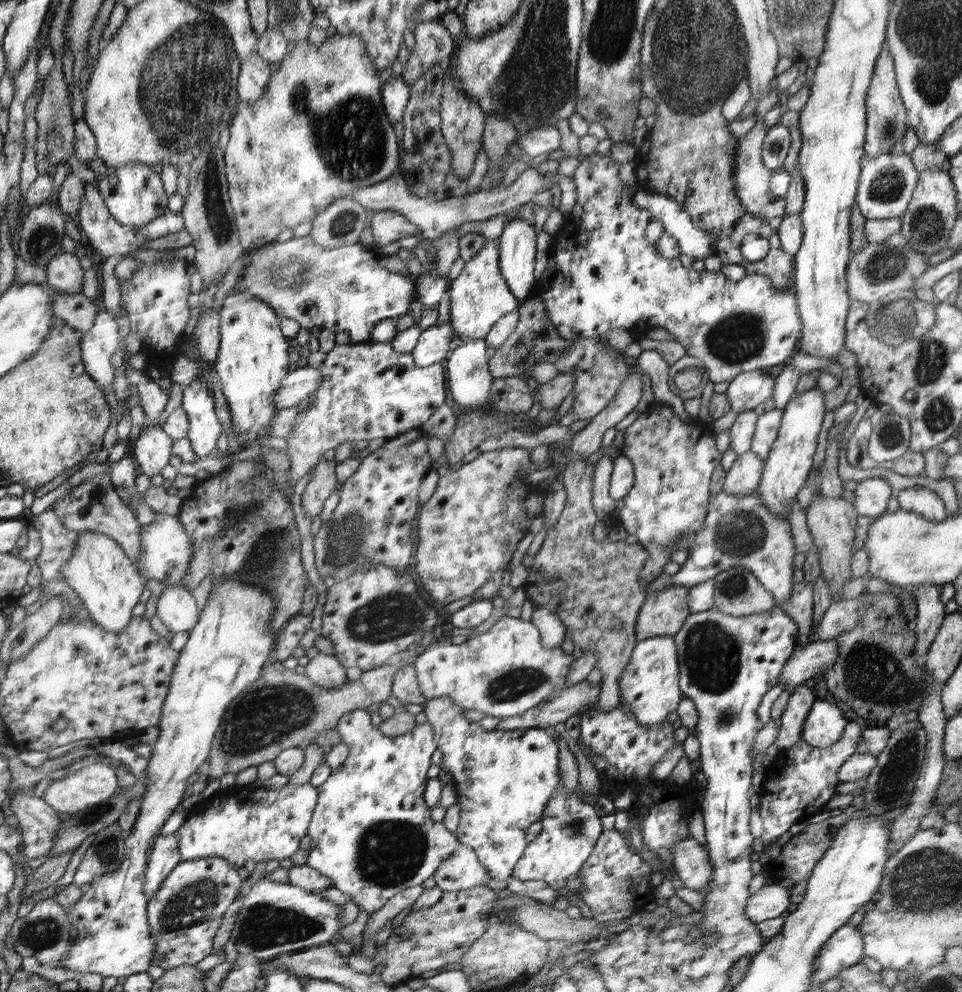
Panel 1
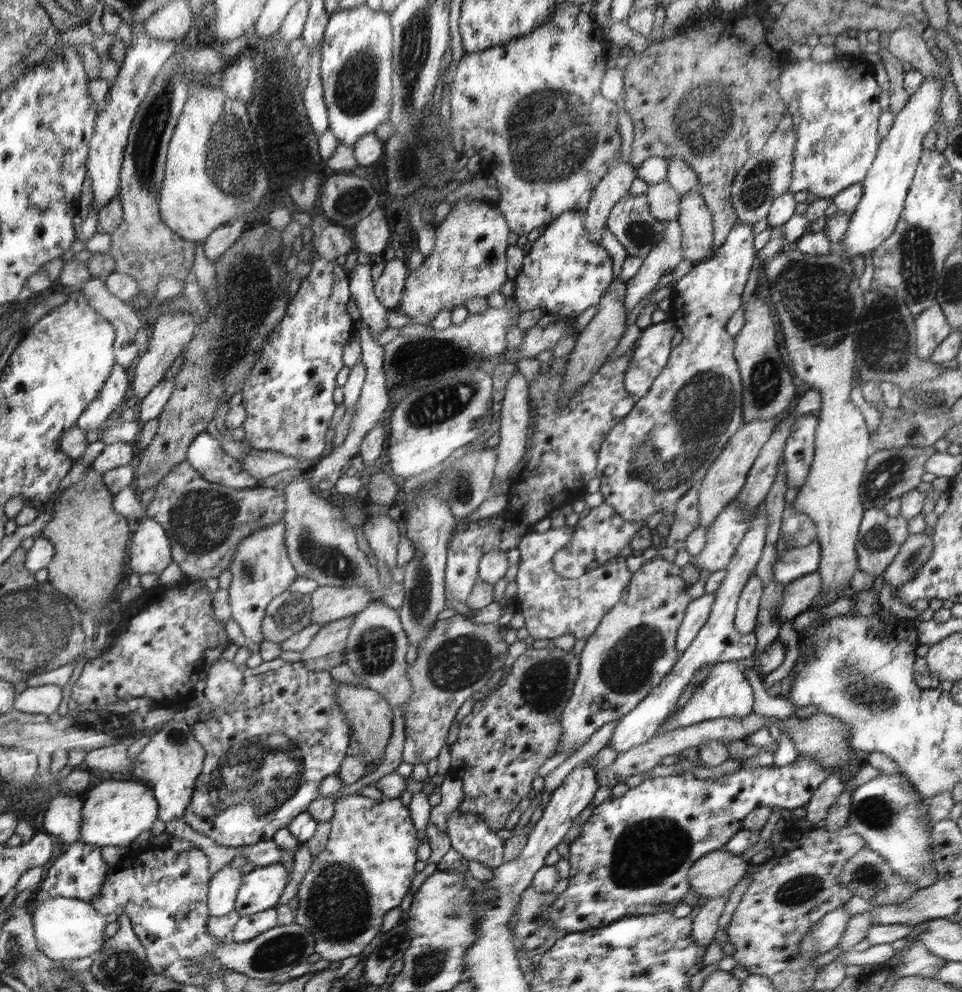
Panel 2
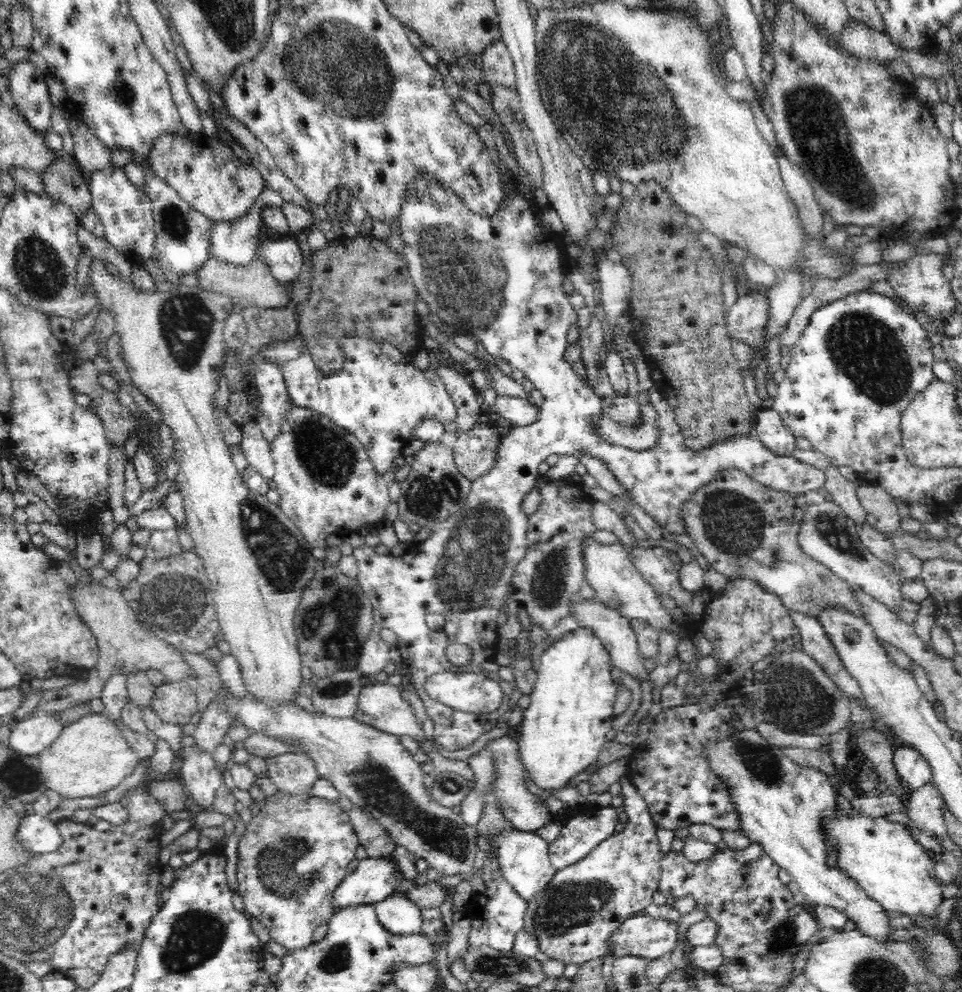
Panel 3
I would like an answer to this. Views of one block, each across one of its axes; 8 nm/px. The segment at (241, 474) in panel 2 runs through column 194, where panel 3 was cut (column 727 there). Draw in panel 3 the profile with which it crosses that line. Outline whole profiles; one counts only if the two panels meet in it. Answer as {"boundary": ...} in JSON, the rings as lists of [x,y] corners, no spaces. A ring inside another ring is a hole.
{"boundary":[[[426,171],[424,175],[418,174],[416,179],[417,183],[413,183],[413,185],[409,187],[407,194],[404,196],[404,199],[401,202],[401,210],[397,216],[397,222],[401,228],[401,239],[404,242],[404,258],[407,267],[409,268],[409,273],[411,274],[412,280],[415,282],[417,291],[423,297],[423,300],[428,304],[430,310],[438,314],[444,326],[446,326],[451,331],[460,332],[465,336],[473,336],[480,343],[480,345],[482,345],[488,351],[488,354],[492,355],[492,358],[496,357],[503,359],[510,364],[510,367],[522,371],[526,375],[526,379],[534,385],[535,390],[539,390],[544,397],[544,402],[540,404],[538,421],[533,422],[532,424],[529,424],[525,427],[514,427],[509,433],[506,433],[502,437],[500,444],[498,445],[497,459],[494,467],[487,474],[484,474],[484,476],[480,476],[480,478],[478,478],[476,481],[472,481],[471,491],[469,492],[468,498],[466,499],[463,508],[454,515],[449,516],[446,520],[434,523],[431,527],[429,535],[420,543],[410,543],[406,552],[404,552],[402,556],[398,557],[391,554],[386,555],[376,553],[376,549],[374,547],[367,546],[365,543],[353,550],[352,555],[357,560],[358,583],[360,583],[360,588],[364,590],[365,596],[367,596],[370,603],[372,603],[375,624],[379,625],[381,628],[390,628],[390,630],[393,630],[396,633],[398,640],[397,648],[401,652],[402,662],[407,666],[406,669],[411,674],[411,683],[415,687],[418,696],[423,701],[427,716],[430,717],[434,723],[433,738],[436,740],[436,742],[440,743],[443,748],[454,751],[467,748],[473,743],[473,741],[478,740],[478,738],[480,738],[484,732],[488,732],[497,726],[497,719],[500,718],[500,716],[502,716],[510,708],[508,704],[510,704],[510,695],[514,691],[513,686],[511,683],[503,679],[500,680],[503,694],[503,699],[502,702],[500,702],[500,706],[491,713],[478,714],[465,713],[462,710],[453,710],[453,708],[450,708],[450,706],[446,706],[446,704],[442,704],[442,702],[438,702],[437,700],[430,698],[430,696],[426,694],[424,684],[426,684],[426,680],[428,680],[430,676],[435,675],[436,673],[442,673],[443,671],[456,674],[467,672],[485,674],[486,671],[480,667],[480,664],[482,664],[482,662],[492,661],[494,658],[496,658],[498,652],[497,643],[500,638],[500,635],[498,635],[498,622],[496,622],[496,620],[501,614],[500,609],[502,606],[504,606],[504,601],[508,599],[508,590],[510,589],[511,578],[514,576],[516,565],[518,565],[527,554],[529,515],[522,509],[522,502],[524,502],[524,498],[526,498],[527,494],[535,489],[536,481],[540,476],[538,467],[542,462],[545,462],[544,460],[547,456],[550,456],[550,454],[558,454],[559,456],[564,454],[576,455],[576,452],[587,452],[587,454],[590,456],[595,456],[596,458],[603,460],[604,463],[606,463],[606,467],[608,467],[608,469],[610,469],[610,471],[616,476],[616,480],[620,482],[622,488],[627,489],[627,491],[630,493],[631,498],[633,498],[633,502],[642,508],[644,512],[650,514],[651,517],[656,521],[656,524],[659,524],[660,528],[666,528],[666,532],[670,532],[670,534],[674,535],[685,534],[684,525],[682,525],[681,520],[679,520],[681,504],[689,498],[694,490],[710,482],[710,480],[712,480],[712,478],[718,474],[718,471],[720,471],[721,468],[737,468],[740,471],[746,473],[746,475],[751,476],[751,478],[756,480],[756,482],[764,484],[764,487],[770,487],[772,490],[778,490],[780,492],[786,492],[792,495],[804,495],[806,492],[816,491],[819,488],[824,488],[826,476],[824,471],[818,470],[808,464],[799,462],[799,460],[794,456],[783,457],[774,454],[764,446],[764,443],[760,441],[760,438],[753,435],[736,436],[736,438],[730,438],[730,440],[726,440],[714,446],[710,446],[710,448],[707,450],[702,450],[702,452],[689,452],[688,448],[683,448],[683,438],[681,434],[679,434],[679,430],[677,430],[672,407],[670,407],[670,405],[665,401],[663,395],[659,392],[655,385],[651,388],[648,394],[650,396],[650,403],[654,406],[654,409],[658,411],[658,420],[662,424],[660,428],[660,440],[658,440],[658,446],[654,446],[654,448],[648,450],[635,451],[623,446],[612,445],[604,441],[604,439],[602,439],[598,433],[594,433],[594,429],[592,429],[594,428],[594,424],[598,422],[599,417],[603,414],[603,409],[601,406],[602,399],[600,399],[600,397],[594,393],[592,387],[588,388],[588,386],[584,384],[584,381],[581,380],[578,374],[574,374],[572,365],[570,365],[567,361],[564,361],[564,352],[566,352],[566,348],[568,348],[570,345],[569,334],[573,328],[573,325],[576,325],[574,322],[574,320],[576,320],[576,310],[570,306],[570,302],[568,302],[568,294],[562,290],[562,280],[566,278],[566,270],[564,270],[564,266],[562,266],[562,233],[556,234],[552,228],[546,228],[546,226],[540,222],[540,218],[538,218],[538,216],[534,216],[534,214],[530,212],[530,204],[528,204],[528,200],[522,196],[520,188],[518,188],[518,186],[514,186],[514,184],[512,184],[512,192],[514,192],[514,194],[512,194],[512,200],[510,200],[508,204],[506,204],[506,202],[502,202],[502,206],[500,206],[500,210],[498,210],[496,214],[493,214],[490,217],[481,217],[480,215],[474,214],[472,211],[470,211],[469,208],[459,199],[455,191],[452,191],[446,186],[443,186],[443,182],[440,182],[438,178],[434,177],[434,175],[428,174],[428,171]],[[428,614],[442,615],[444,619],[446,619],[446,624],[444,624],[444,627],[440,628],[440,630],[431,630],[426,625],[426,620],[424,620]],[[452,643],[464,644],[472,649],[474,656],[472,656],[472,662],[470,662],[470,664],[458,667],[454,666],[446,658],[445,648]]]}

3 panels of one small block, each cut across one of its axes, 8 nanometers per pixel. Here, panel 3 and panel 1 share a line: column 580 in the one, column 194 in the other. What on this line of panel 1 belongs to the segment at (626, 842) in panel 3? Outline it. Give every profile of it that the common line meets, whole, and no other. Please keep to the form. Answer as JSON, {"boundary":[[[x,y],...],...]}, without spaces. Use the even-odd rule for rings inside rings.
{"boundary":[[[224,858],[180,862],[147,904],[152,940],[156,944],[152,966],[167,971],[178,966],[194,966],[205,959],[212,952],[218,926],[226,908],[238,897],[240,885],[242,878]]]}

